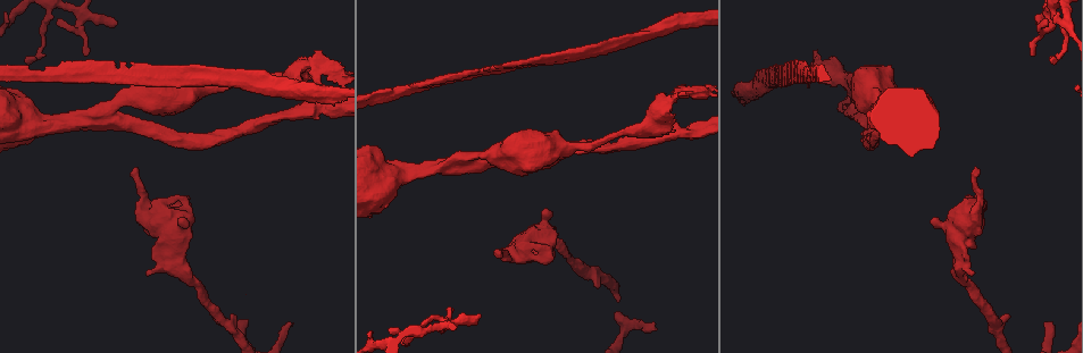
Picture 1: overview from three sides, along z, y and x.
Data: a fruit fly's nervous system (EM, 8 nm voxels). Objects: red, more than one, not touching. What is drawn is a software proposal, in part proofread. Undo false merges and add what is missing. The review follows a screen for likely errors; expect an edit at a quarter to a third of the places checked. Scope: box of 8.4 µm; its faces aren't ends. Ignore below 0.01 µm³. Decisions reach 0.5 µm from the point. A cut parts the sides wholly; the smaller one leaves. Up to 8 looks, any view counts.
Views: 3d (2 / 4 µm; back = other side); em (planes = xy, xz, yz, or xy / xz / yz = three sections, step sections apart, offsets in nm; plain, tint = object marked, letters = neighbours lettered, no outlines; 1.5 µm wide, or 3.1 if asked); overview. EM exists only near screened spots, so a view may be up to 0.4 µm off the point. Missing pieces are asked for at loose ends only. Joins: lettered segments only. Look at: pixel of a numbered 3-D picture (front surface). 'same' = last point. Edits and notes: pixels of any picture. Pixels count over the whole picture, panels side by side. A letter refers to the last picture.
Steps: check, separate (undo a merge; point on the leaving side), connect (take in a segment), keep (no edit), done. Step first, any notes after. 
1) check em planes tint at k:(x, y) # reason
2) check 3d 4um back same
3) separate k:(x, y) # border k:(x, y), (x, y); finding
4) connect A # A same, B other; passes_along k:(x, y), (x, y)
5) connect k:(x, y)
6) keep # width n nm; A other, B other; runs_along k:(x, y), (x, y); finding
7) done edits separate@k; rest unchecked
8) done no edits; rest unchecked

check em planes plain at 1:(289, 321) # an open end

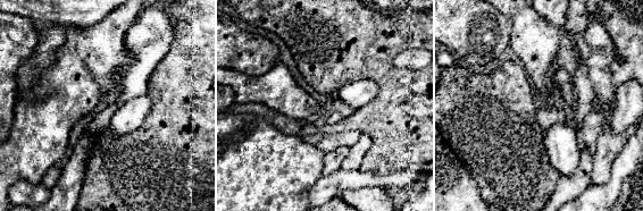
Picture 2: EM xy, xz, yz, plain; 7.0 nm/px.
check em planes letters same

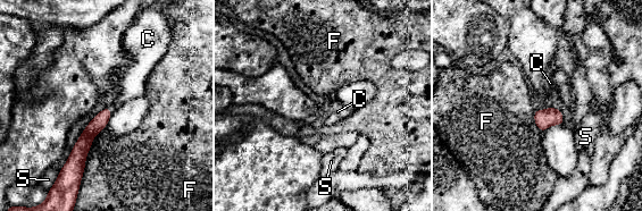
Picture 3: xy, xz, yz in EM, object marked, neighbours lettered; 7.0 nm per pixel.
connect 3:(131, 82) # width 110 nm; C same, F other, S other; passes_along 3:(100, 120), (108, 109), (131, 82); it goes on there

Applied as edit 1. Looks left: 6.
check overview

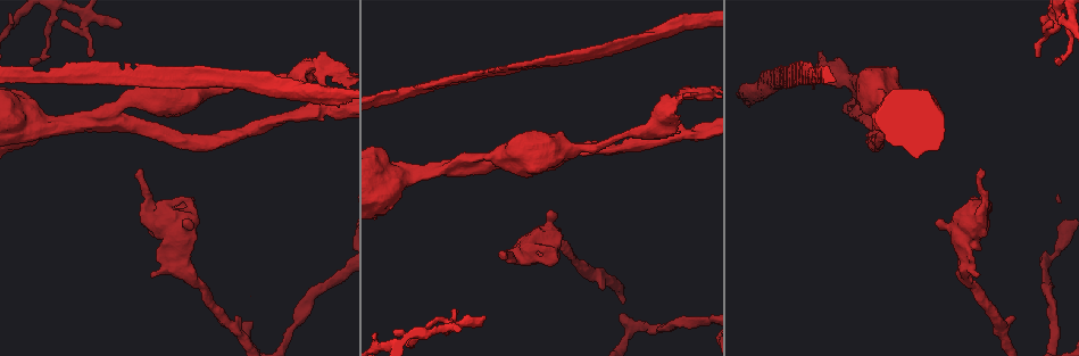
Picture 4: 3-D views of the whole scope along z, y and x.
check em planes letters at 4:(141, 170) # free end

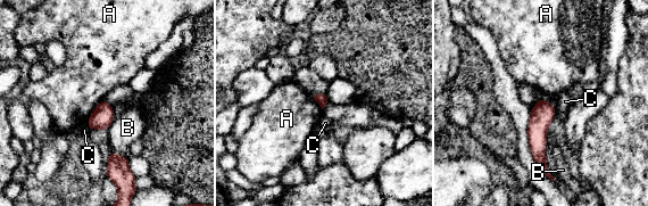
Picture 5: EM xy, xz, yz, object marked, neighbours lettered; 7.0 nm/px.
keep # longest_contact A 220 nm; A other, B other, C other; border 5:(104, 99), (85, 123); no lettered segment goes on from it

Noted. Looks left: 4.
check 3d 4um at 4:(33, 129) # calibre changes

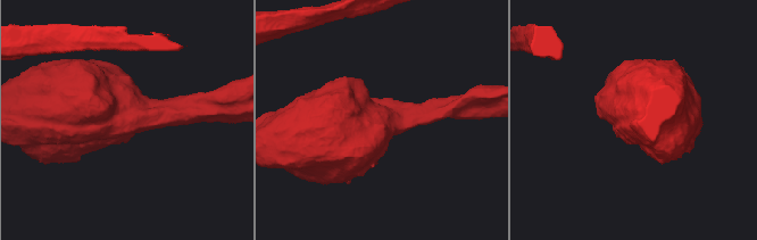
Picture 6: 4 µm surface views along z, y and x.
check em yz step 4 letters at 6:(122, 119)

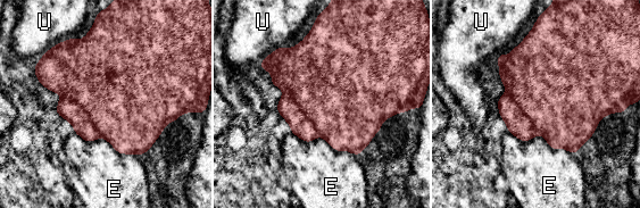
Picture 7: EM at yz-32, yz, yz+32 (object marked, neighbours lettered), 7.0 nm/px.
check em planes letters same

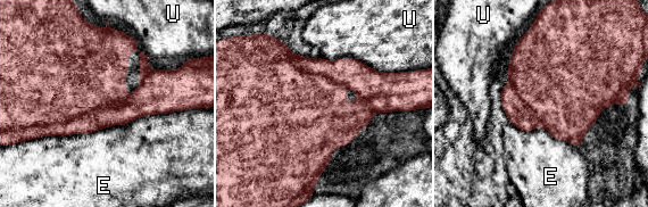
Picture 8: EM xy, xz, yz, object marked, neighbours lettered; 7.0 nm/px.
separate 8:(116, 114) # E other, U other; part_leaving 8:(171, 74), (125, 112), (49, 127); two cells meet here

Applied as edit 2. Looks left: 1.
done edits connect@3, separate@8; rest unchecked

